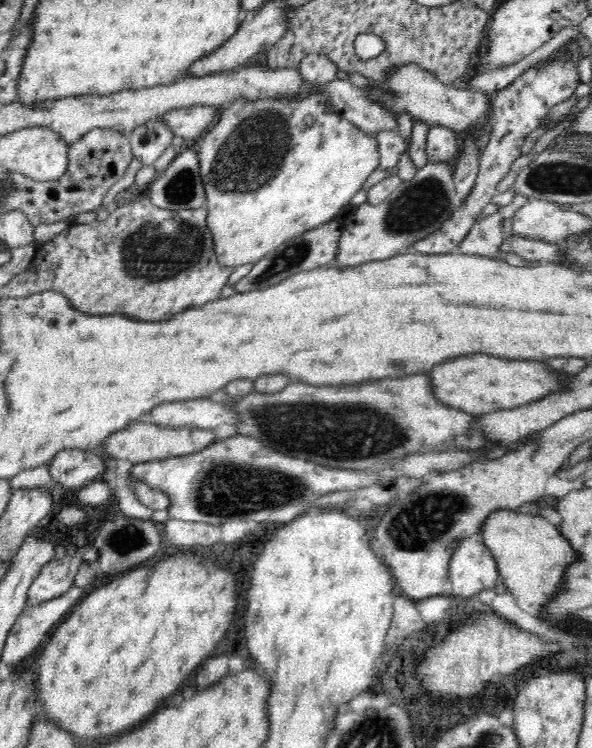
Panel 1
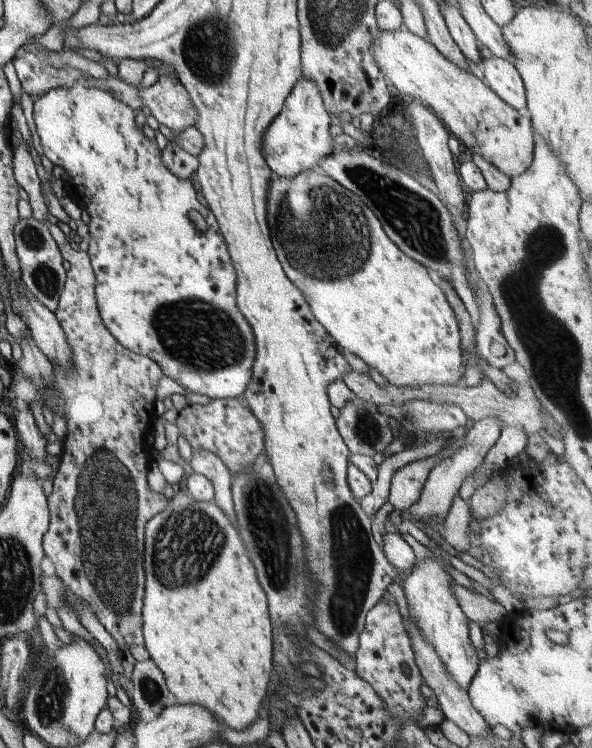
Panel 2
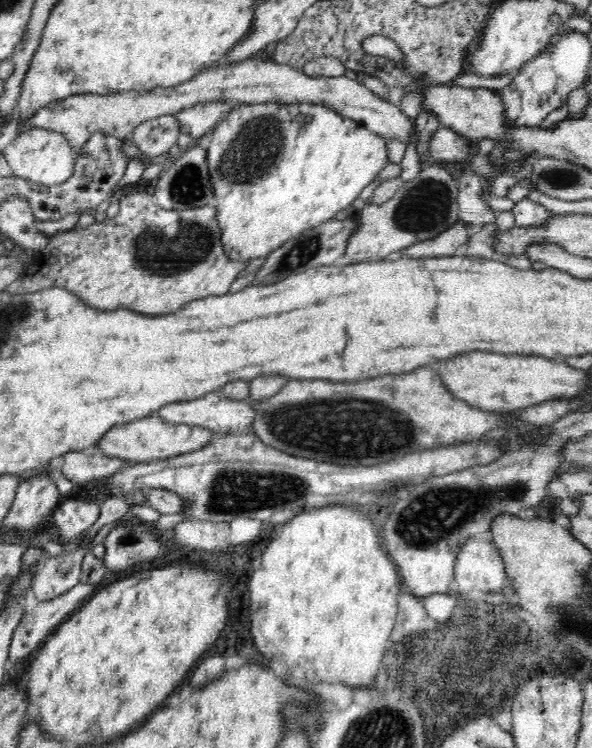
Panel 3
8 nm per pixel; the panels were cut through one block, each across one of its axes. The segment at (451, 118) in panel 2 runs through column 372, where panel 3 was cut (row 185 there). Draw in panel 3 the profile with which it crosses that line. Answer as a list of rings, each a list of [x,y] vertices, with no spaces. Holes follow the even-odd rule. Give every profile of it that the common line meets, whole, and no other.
[[[32,127],[30,130],[17,134],[17,137],[1,151],[6,158],[14,176],[32,184],[55,186],[67,182],[74,173],[75,156],[66,137],[53,130]]]

